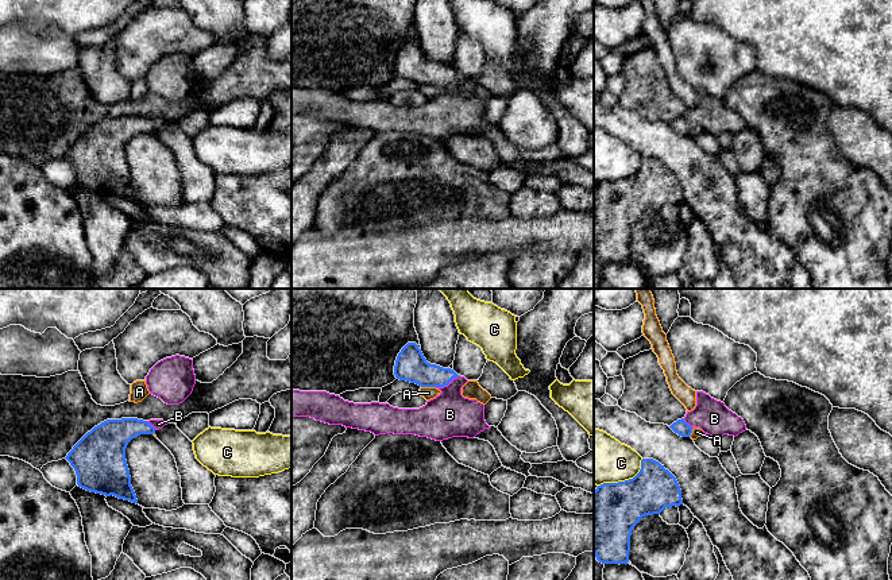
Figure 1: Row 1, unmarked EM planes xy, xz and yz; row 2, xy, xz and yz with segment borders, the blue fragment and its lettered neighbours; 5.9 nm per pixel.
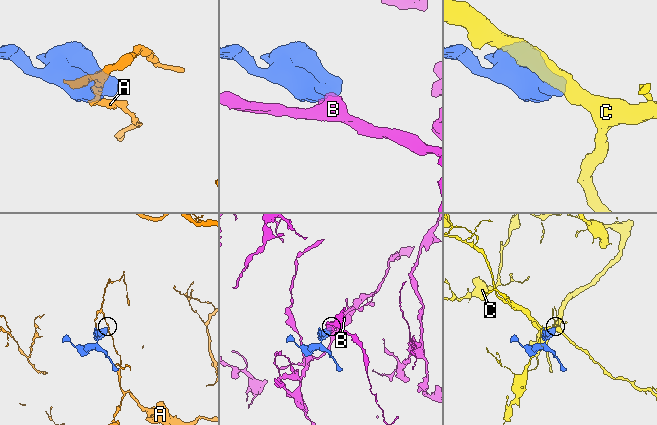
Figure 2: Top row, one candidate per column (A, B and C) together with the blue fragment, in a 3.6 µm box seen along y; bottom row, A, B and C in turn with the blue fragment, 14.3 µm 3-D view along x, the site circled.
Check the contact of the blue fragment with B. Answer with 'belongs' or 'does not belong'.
belongs

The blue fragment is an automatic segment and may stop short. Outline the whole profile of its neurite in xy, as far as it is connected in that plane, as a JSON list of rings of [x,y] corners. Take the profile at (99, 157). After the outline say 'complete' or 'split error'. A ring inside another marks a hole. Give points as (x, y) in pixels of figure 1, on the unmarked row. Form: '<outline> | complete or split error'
[[[121,116],[94,124],[65,155],[76,169],[78,185],[138,202],[126,146],[132,136],[154,132],[167,121],[163,117]]] | split error

